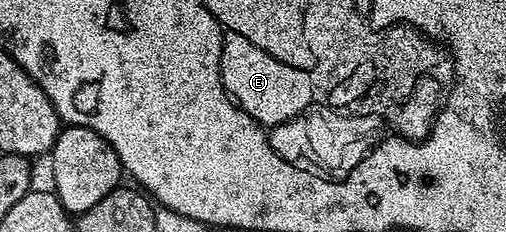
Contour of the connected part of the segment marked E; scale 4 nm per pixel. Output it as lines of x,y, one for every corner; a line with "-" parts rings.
226,31
223,34
221,79
227,94
242,111
253,117
259,126
269,129
309,110
306,101
311,93
306,75
272,61
258,45
235,31

